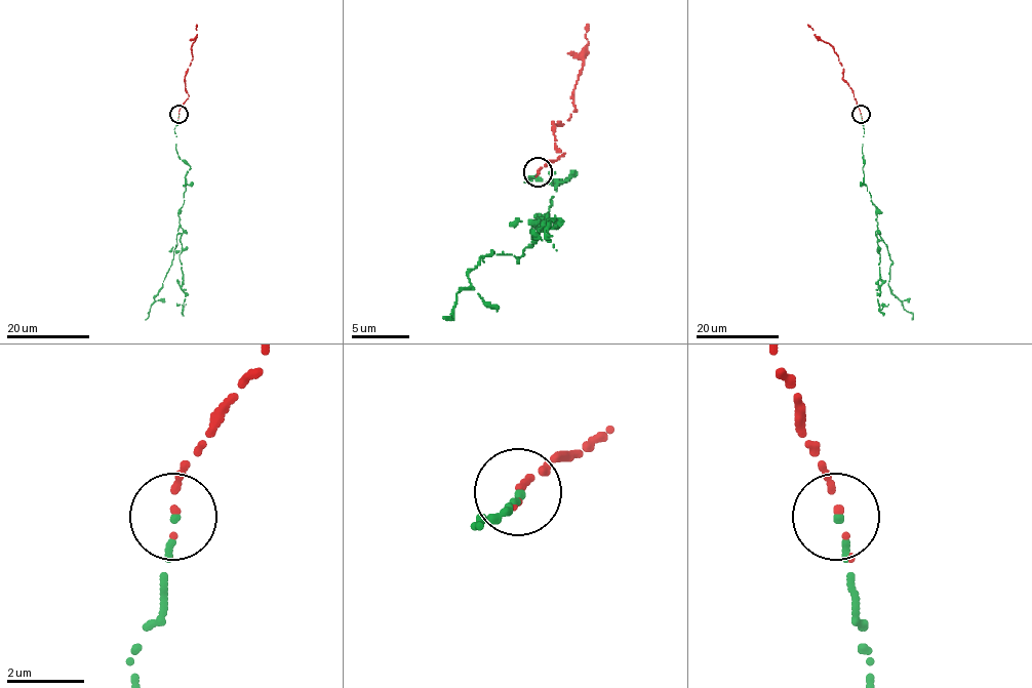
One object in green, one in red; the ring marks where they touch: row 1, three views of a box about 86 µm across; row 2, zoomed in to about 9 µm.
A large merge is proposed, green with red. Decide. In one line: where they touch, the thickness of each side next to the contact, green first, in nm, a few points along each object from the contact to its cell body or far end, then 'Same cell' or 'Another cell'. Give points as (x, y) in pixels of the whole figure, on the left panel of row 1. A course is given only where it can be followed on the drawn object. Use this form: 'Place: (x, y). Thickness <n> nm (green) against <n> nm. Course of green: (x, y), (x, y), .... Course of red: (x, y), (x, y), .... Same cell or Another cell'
Place: (179, 114). Thickness 150 nm (green) against 180 nm. Course of green: (179, 114), (175, 149), (190, 166), (180, 208), (177, 244), (146, 320). Course of red: (179, 114), (189, 96), (185, 79), (193, 57), (191, 47), (197, 34), (196, 24). Another cell

